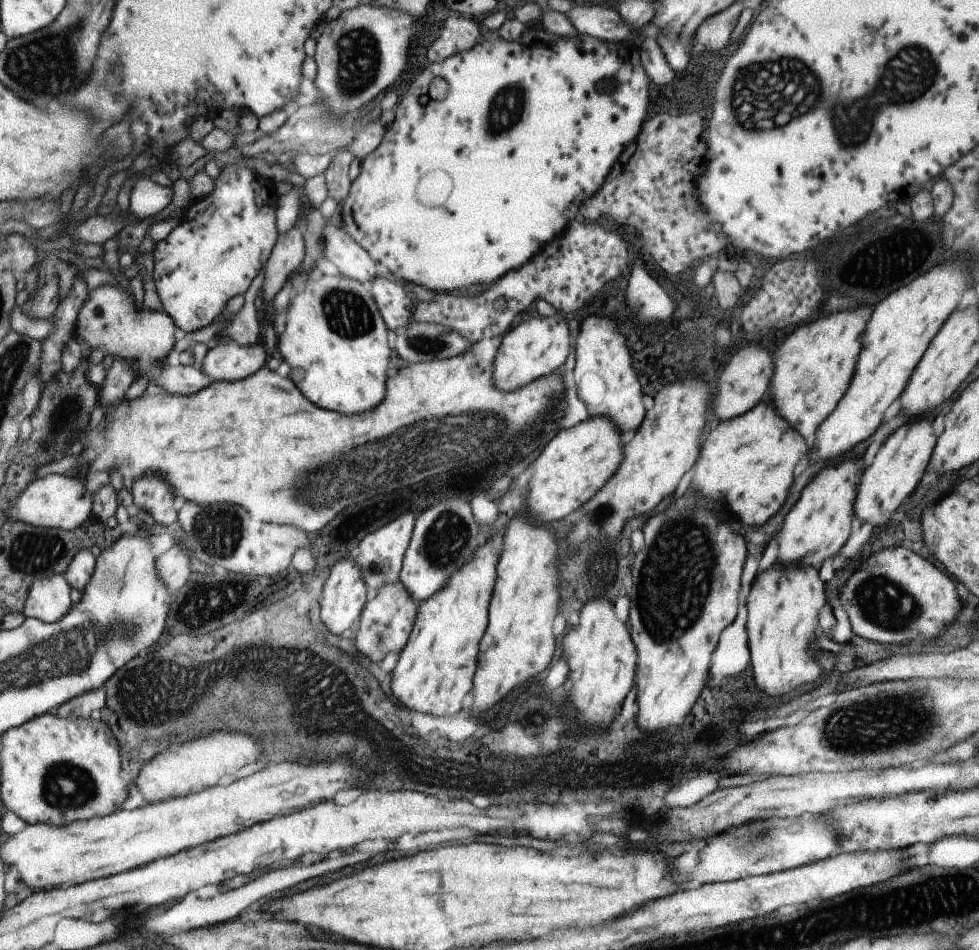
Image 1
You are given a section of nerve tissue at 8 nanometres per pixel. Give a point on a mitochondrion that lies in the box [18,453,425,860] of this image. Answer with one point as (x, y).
(66, 785)

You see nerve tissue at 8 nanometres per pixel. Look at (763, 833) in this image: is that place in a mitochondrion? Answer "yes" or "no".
yes

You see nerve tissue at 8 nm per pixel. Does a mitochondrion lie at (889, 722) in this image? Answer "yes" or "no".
yes

